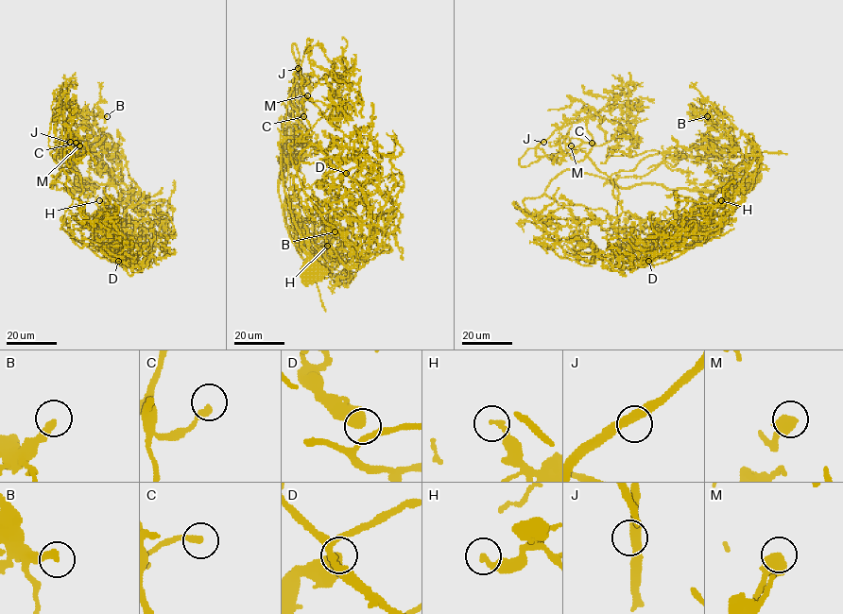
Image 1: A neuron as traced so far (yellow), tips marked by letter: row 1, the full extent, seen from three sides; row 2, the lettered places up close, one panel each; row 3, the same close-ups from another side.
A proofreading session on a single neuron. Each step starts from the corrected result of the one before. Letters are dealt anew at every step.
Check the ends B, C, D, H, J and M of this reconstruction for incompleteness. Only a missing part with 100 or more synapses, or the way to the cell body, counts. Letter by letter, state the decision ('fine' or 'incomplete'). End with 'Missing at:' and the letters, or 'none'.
B: fine
C: incomplete
D: fine
H: fine
J: fine
M: incomplete
Missing at: C, M

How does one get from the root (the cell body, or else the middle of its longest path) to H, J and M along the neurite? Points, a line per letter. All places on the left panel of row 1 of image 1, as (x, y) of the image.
H: (81, 189), (51, 186), (73, 197), (60, 228), (82, 244), (126, 230), (118, 200), (128, 203), (99, 200)
J: (81, 189), (51, 187), (61, 182), (74, 197), (83, 192), (81, 177), (68, 167), (70, 142)
M: (81, 189), (51, 187), (61, 182), (74, 197), (81, 194), (81, 177), (68, 162), (70, 143), (79, 145)

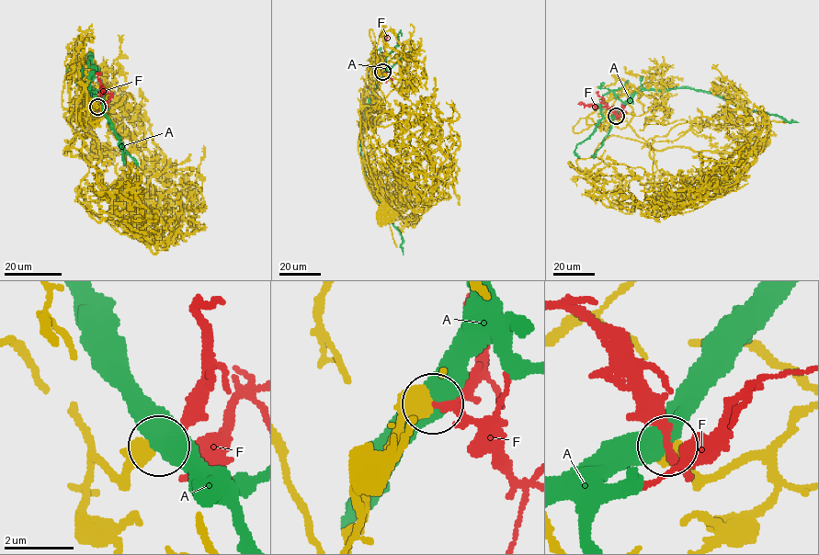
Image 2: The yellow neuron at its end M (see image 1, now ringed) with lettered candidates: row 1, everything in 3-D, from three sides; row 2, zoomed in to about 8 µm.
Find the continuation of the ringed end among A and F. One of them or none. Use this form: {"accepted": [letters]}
{"accepted": ["F"]}

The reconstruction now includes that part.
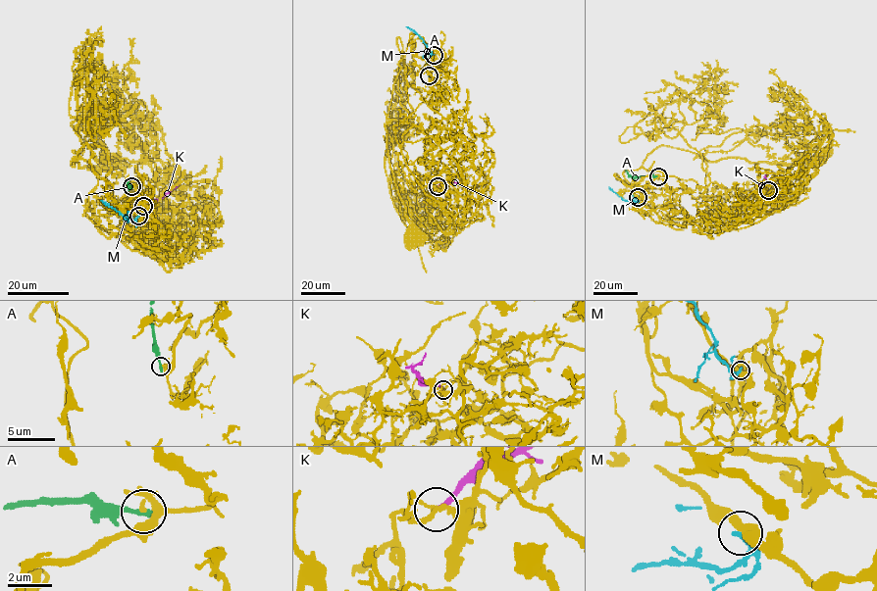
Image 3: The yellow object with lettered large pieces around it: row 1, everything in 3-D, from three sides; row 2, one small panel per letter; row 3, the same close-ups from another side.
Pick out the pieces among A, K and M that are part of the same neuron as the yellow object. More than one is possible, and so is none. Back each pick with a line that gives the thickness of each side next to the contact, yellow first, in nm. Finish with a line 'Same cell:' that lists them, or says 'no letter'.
Same cell: no letter

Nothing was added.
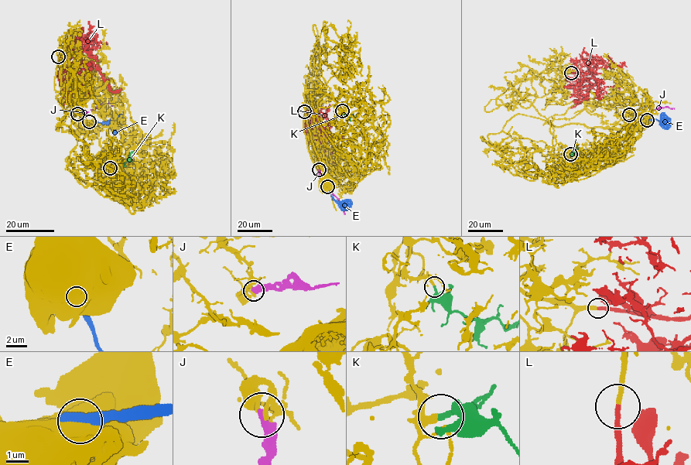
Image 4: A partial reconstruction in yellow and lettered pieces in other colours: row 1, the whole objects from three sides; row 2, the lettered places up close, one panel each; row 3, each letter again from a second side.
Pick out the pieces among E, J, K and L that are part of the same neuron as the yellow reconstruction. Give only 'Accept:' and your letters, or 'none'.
Accept: K, L

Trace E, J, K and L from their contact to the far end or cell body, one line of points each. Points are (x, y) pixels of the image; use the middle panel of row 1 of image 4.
E: (327, 186), (334, 200), (350, 203)
J: (319, 169), (319, 177), (343, 206), (345, 214)
K: (342, 111), (348, 116), (359, 115)
L: (304, 111), (307, 135), (305, 128), (310, 135), (321, 139), (343, 137), (350, 142)

